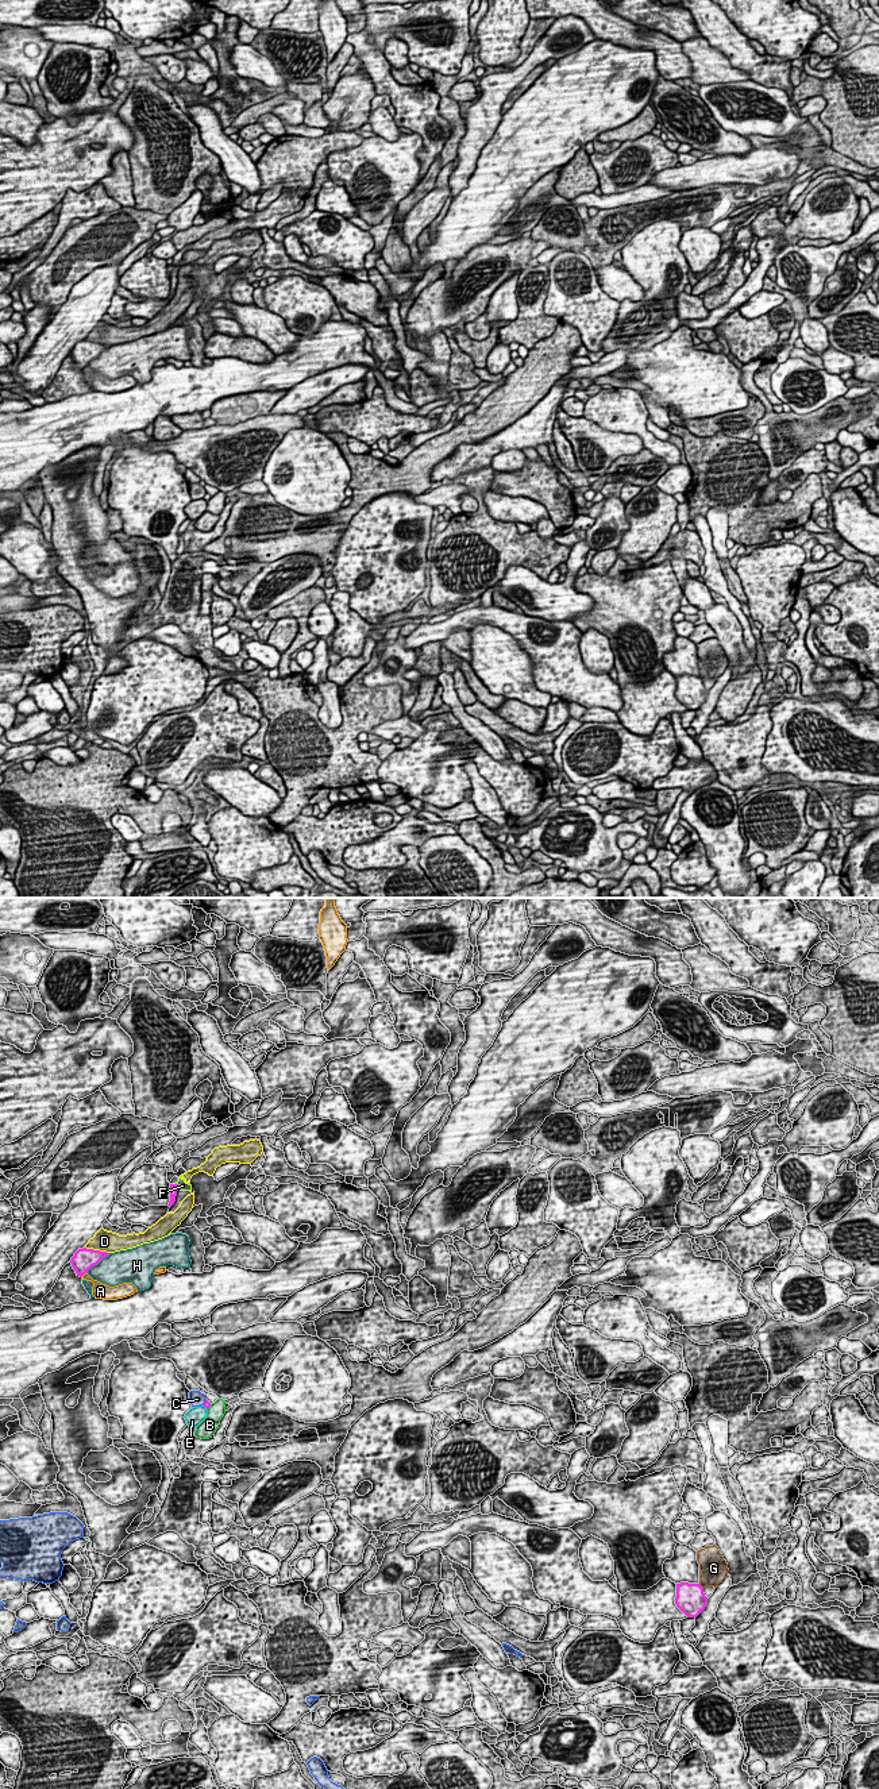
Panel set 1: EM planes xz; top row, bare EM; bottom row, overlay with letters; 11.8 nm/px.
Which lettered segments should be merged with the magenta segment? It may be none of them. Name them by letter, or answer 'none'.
none

